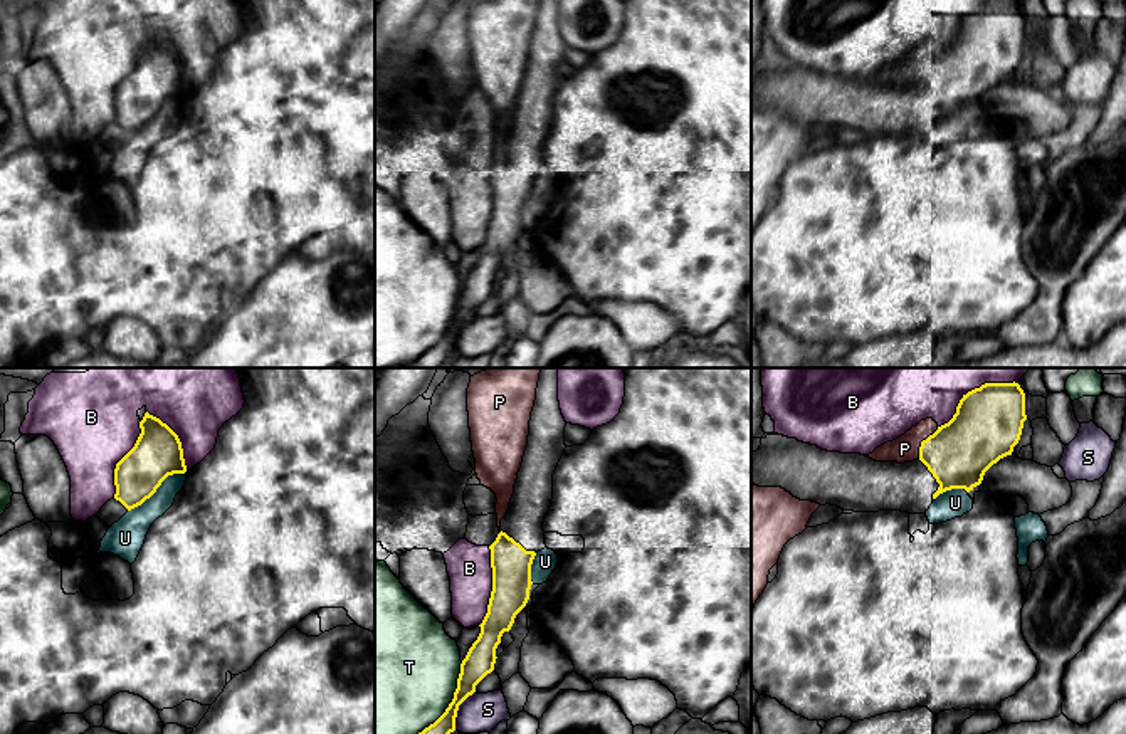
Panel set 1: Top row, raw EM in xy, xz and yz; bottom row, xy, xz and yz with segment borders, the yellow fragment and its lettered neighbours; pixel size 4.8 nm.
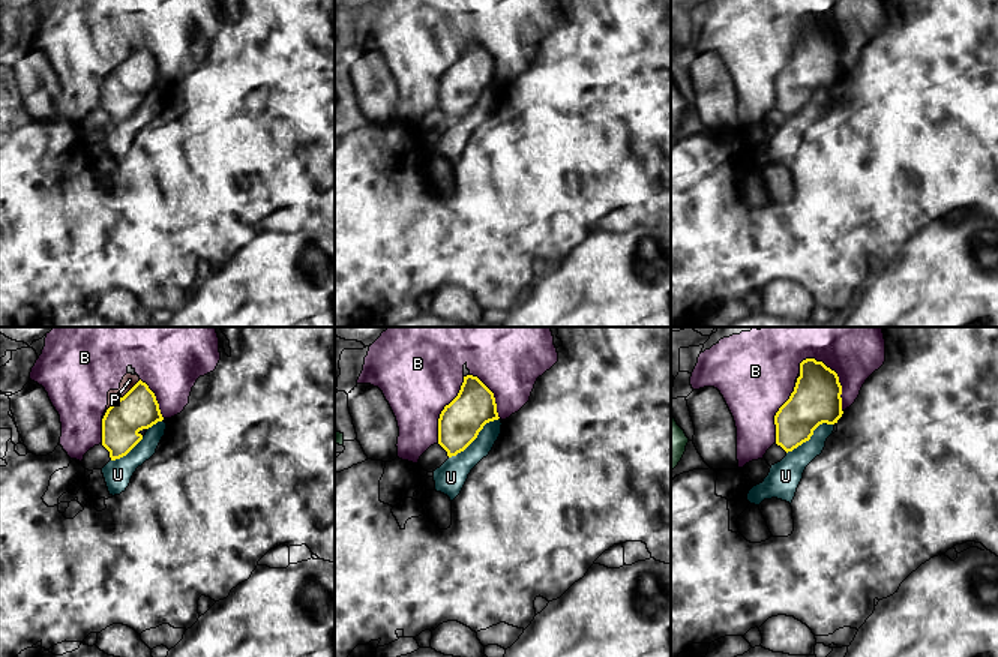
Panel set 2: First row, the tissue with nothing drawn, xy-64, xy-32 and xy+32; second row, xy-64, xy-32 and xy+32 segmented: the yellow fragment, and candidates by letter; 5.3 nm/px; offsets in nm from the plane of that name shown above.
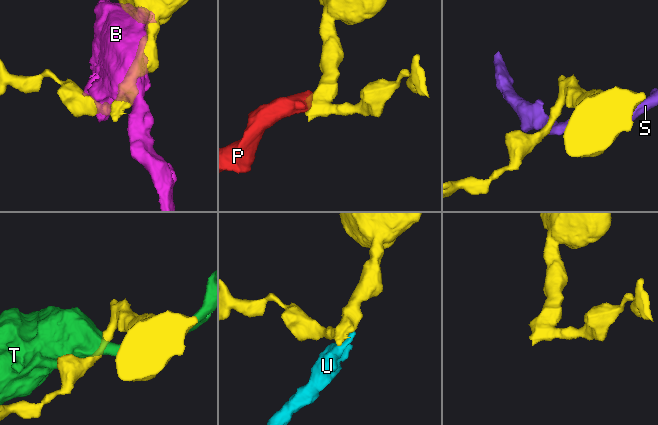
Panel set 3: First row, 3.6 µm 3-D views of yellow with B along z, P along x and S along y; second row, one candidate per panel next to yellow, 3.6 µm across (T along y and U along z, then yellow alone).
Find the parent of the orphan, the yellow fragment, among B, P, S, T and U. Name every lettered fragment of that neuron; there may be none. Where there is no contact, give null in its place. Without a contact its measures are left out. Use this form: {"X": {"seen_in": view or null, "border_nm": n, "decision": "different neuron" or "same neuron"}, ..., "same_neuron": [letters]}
{"B": {"seen_in": "yz", "border_nm": 440, "decision": "different neuron"}, "P": {"seen_in": "yz", "border_nm": 180, "decision": "same neuron"}, "S": {"seen_in": "xz", "border_nm": 220, "decision": "different neuron"}, "T": {"seen_in": "xz", "border_nm": 180, "decision": "different neuron"}, "U": {"seen_in": "xy", "border_nm": 320, "decision": "different neuron"}, "same_neuron": ["P"]}

